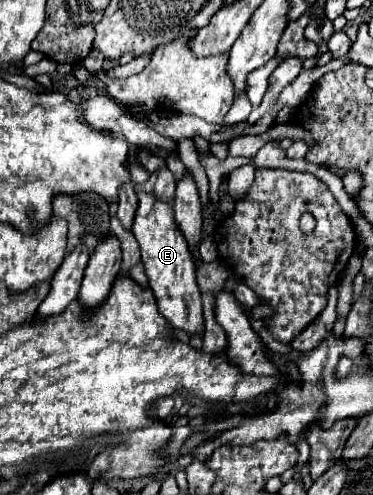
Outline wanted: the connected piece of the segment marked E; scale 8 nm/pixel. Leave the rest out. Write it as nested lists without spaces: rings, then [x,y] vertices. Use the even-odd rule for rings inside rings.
[[[137,192],[139,206],[135,212],[133,228],[139,246],[141,260],[149,278],[149,288],[155,294],[159,314],[173,326],[187,330],[189,334],[203,332],[203,310],[201,310],[201,292],[195,282],[195,264],[189,252],[189,244],[179,230],[173,218],[173,204],[165,206],[165,202],[153,198],[153,192]]]

